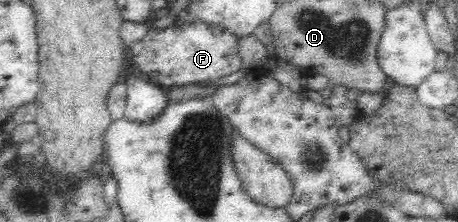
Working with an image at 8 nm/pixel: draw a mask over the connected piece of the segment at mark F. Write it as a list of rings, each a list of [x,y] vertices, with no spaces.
[[[203,20],[173,24],[167,28],[150,28],[141,40],[133,42],[127,51],[133,54],[133,67],[141,75],[149,77],[157,85],[179,86],[220,80],[241,70],[243,59],[239,54],[238,36],[219,24],[208,24]]]

